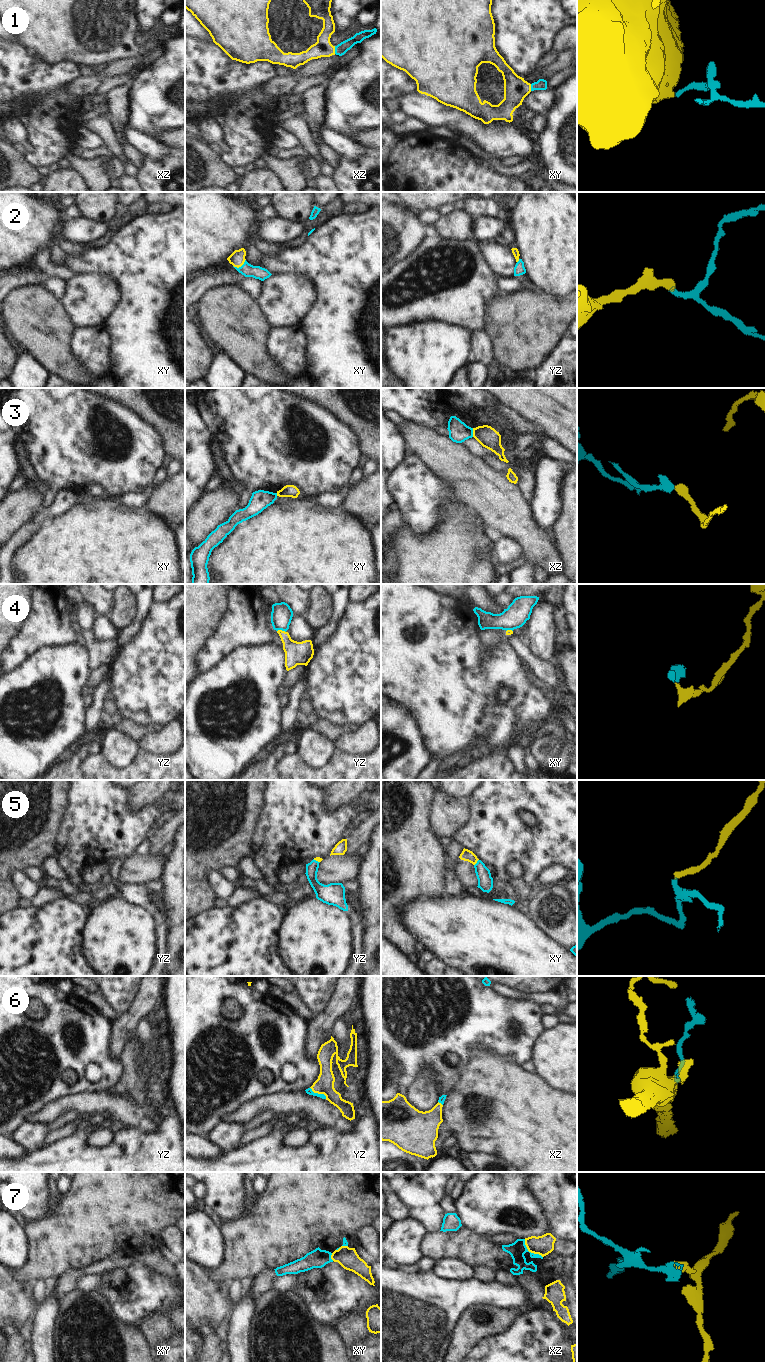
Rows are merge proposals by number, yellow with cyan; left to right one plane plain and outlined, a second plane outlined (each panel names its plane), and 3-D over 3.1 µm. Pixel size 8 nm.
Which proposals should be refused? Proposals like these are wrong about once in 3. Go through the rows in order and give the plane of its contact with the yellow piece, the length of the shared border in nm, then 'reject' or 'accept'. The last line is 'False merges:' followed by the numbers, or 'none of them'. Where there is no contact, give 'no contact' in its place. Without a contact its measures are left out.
1: xz | 60 nm | accept
2: xy | 120 nm | accept
3: xz | 70 nm | reject
4: yz | 70 nm | reject
5: xy | 70 nm | accept
6: yz | 160 nm | accept
7: xz | 220 nm | reject
False merges: 3, 4, 7

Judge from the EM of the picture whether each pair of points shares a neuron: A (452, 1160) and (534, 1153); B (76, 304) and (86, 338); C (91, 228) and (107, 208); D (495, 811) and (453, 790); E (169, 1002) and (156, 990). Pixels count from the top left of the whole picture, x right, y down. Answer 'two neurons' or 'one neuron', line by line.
A: two neurons
B: two neurons
C: two neurons
D: two neurons
E: two neurons

